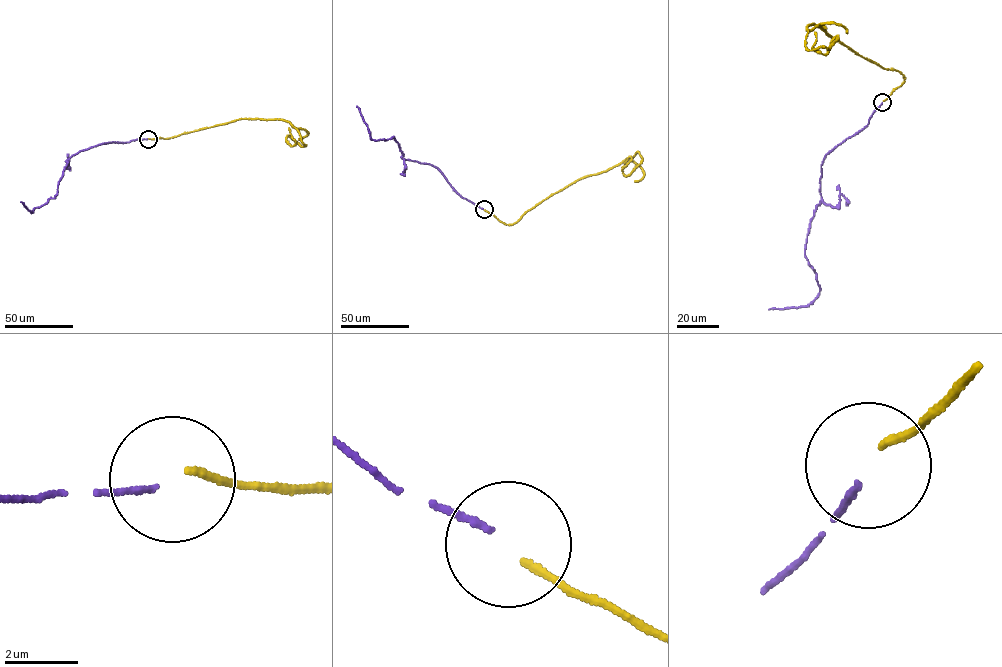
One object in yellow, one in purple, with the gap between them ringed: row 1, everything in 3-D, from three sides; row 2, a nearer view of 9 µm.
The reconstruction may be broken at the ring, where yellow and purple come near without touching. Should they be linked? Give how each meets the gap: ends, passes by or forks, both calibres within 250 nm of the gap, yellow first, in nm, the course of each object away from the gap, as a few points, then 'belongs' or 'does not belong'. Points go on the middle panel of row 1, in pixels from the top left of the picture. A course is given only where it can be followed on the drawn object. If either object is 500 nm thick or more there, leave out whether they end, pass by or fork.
yellow ends | purple ends | 200/150 nm | yellow via (484, 210), (512, 225), (578, 180), (636, 151), (642, 159), (626, 176), (631, 157), (624, 163) | purple via (483, 209), (462, 198), (436, 167), (402, 158), (394, 136), (372, 140), (357, 106) | does not belong

